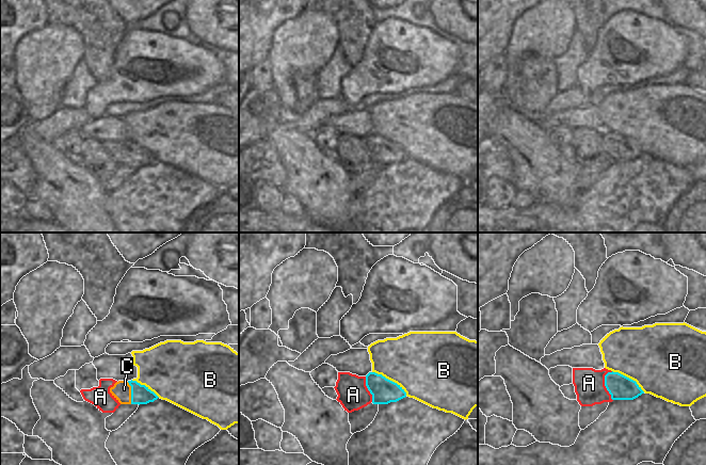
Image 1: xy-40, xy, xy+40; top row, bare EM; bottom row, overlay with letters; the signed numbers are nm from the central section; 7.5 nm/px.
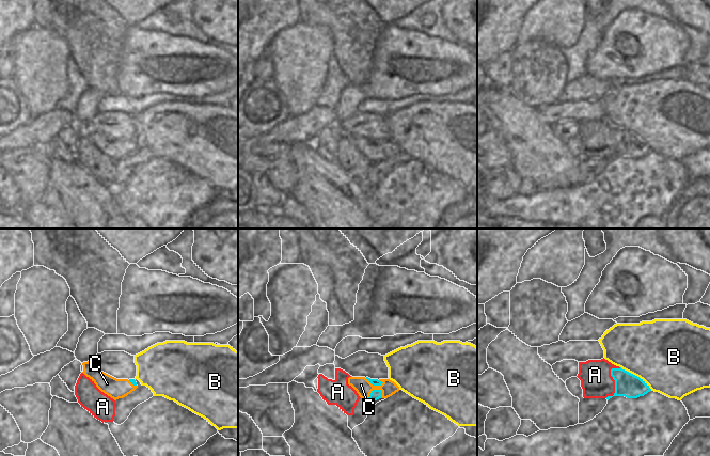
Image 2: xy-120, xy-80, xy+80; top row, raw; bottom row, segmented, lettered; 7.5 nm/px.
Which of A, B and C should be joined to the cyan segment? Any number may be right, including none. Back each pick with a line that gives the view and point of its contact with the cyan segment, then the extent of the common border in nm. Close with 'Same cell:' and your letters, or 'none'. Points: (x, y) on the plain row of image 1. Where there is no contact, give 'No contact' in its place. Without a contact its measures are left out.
C: Touches cyan at xy-40 (131, 154). Shared border 170 nm
Same cell: C

